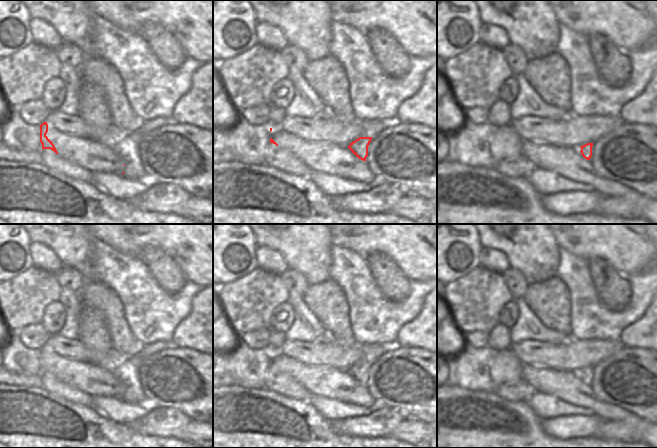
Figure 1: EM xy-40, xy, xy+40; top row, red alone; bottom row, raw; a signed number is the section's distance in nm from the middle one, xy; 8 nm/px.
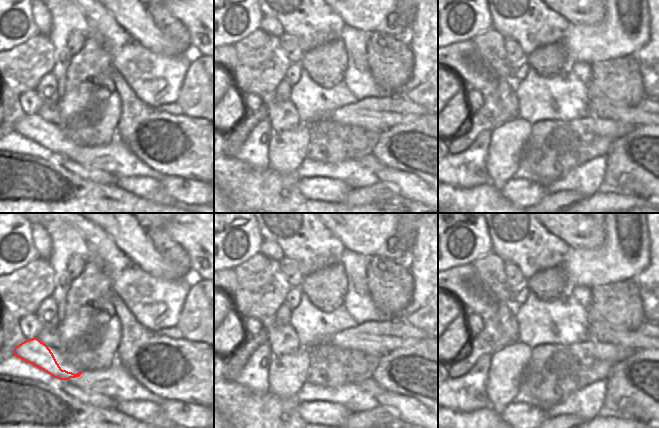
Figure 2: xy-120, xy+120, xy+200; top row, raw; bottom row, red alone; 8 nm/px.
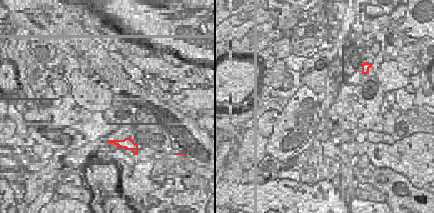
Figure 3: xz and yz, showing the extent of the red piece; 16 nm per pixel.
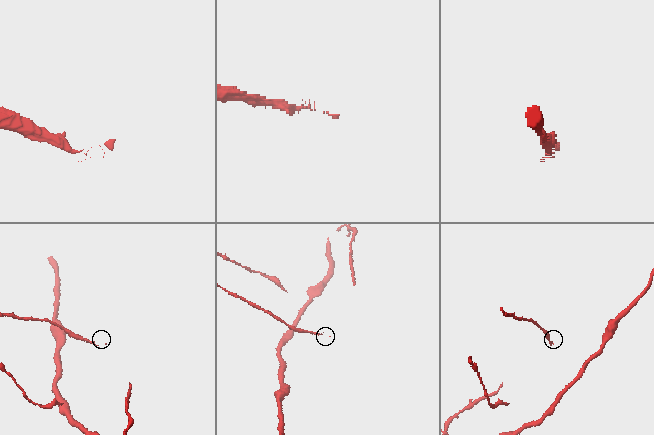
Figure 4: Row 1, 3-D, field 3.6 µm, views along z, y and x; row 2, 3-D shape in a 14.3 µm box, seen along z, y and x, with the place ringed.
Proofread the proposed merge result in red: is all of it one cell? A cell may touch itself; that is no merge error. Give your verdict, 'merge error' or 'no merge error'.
merge error

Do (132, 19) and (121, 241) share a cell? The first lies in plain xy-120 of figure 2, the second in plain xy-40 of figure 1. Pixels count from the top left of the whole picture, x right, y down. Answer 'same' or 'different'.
same

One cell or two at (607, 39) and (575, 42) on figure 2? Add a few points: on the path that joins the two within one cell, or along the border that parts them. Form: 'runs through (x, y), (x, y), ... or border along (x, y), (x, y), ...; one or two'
runs through (599, 42), (583, 42); one

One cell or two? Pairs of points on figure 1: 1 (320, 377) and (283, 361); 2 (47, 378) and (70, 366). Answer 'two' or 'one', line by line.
1: one
2: two

